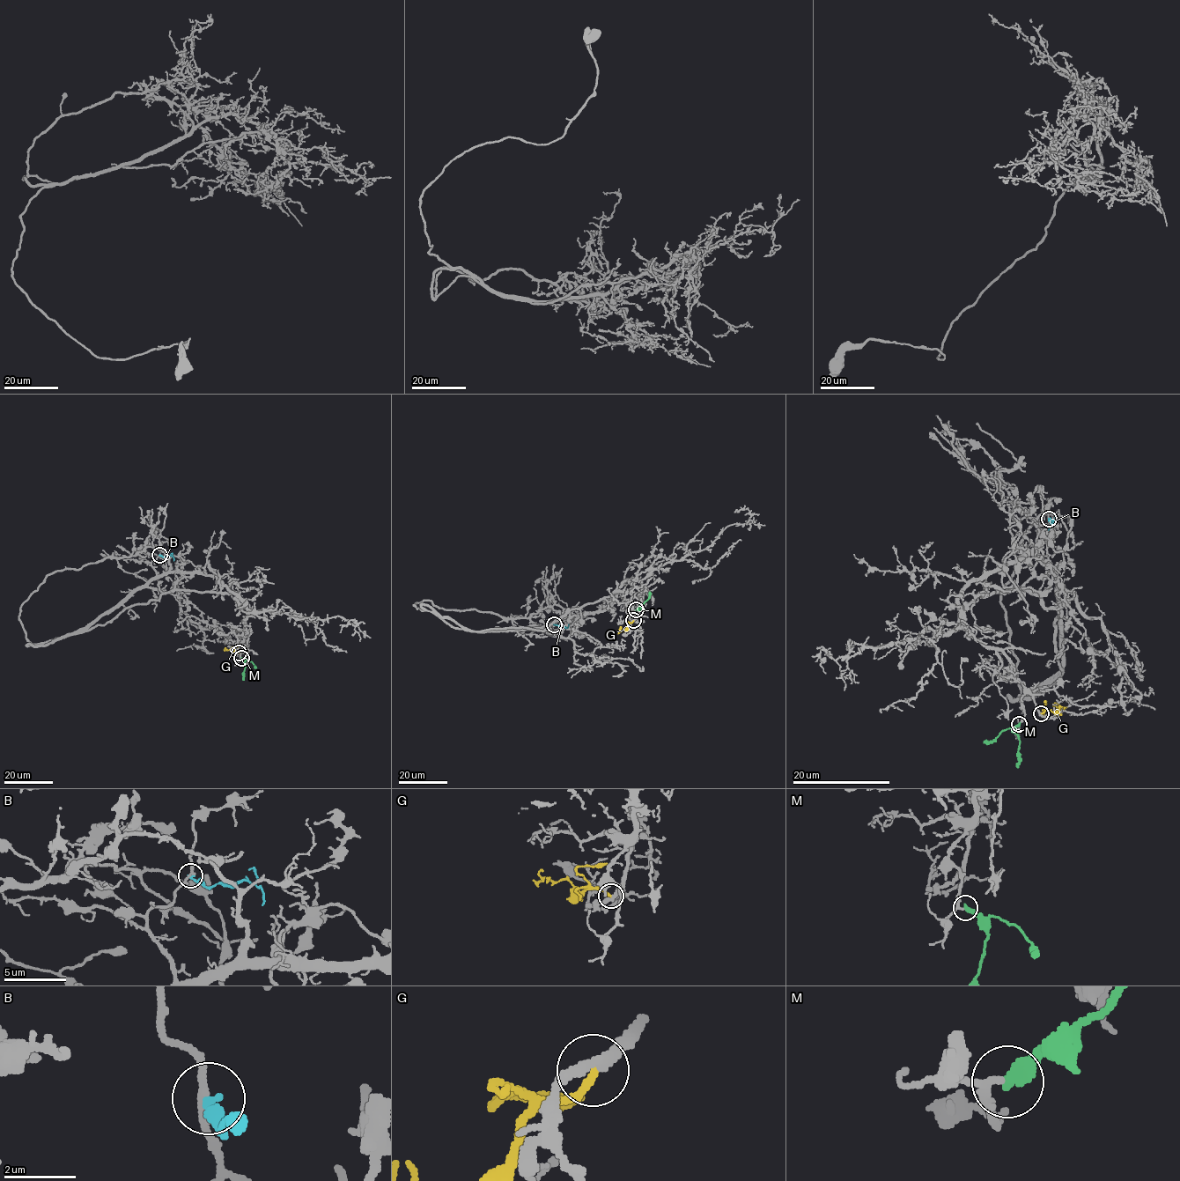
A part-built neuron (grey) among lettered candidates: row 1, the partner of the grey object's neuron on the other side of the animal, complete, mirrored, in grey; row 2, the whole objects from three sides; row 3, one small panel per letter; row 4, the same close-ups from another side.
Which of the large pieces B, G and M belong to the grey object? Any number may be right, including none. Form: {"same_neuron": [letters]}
{"same_neuron": ["G"]}

